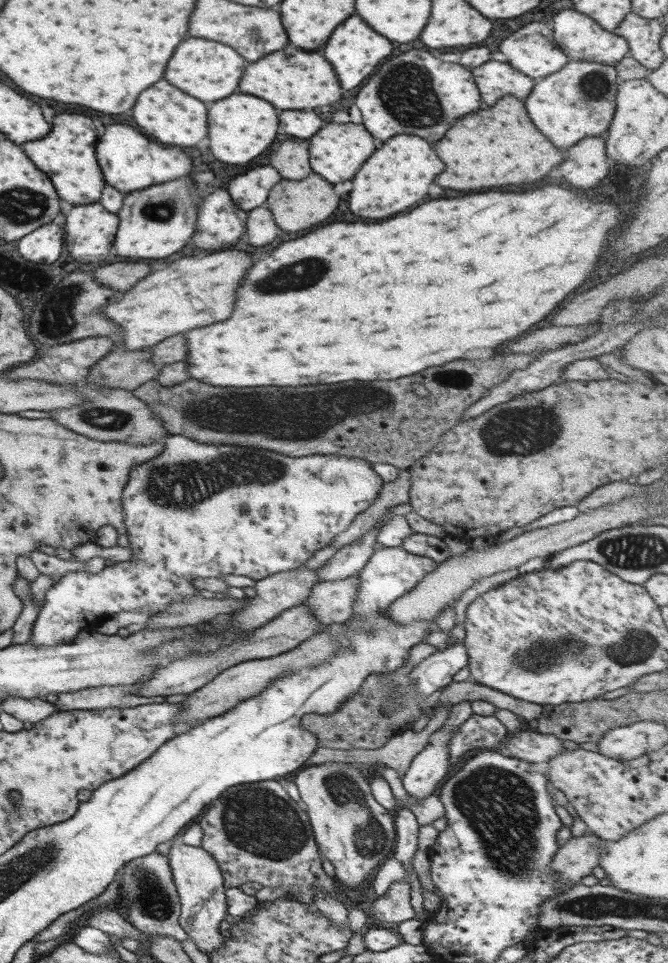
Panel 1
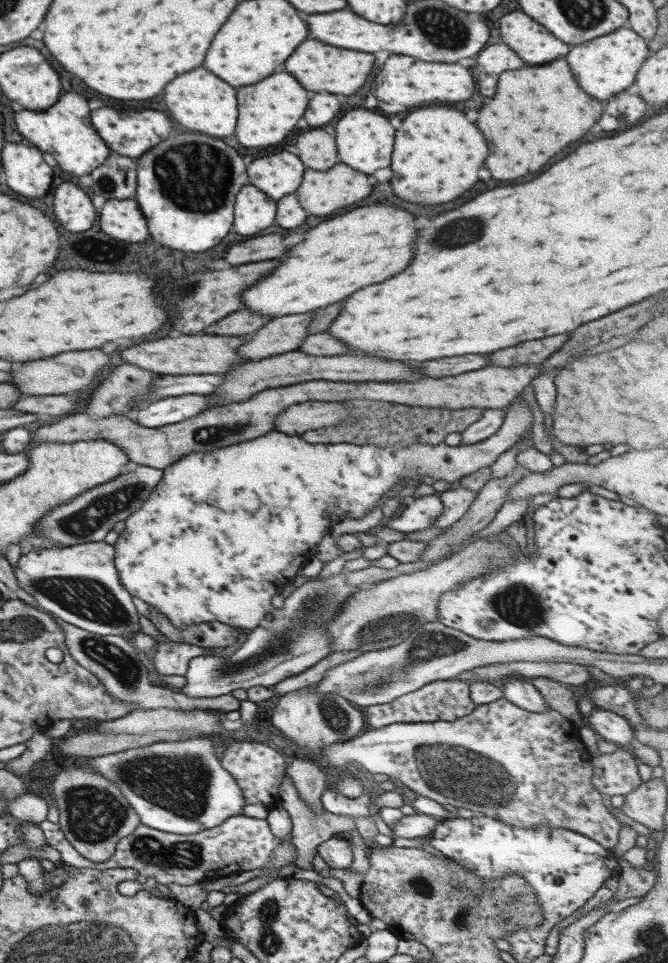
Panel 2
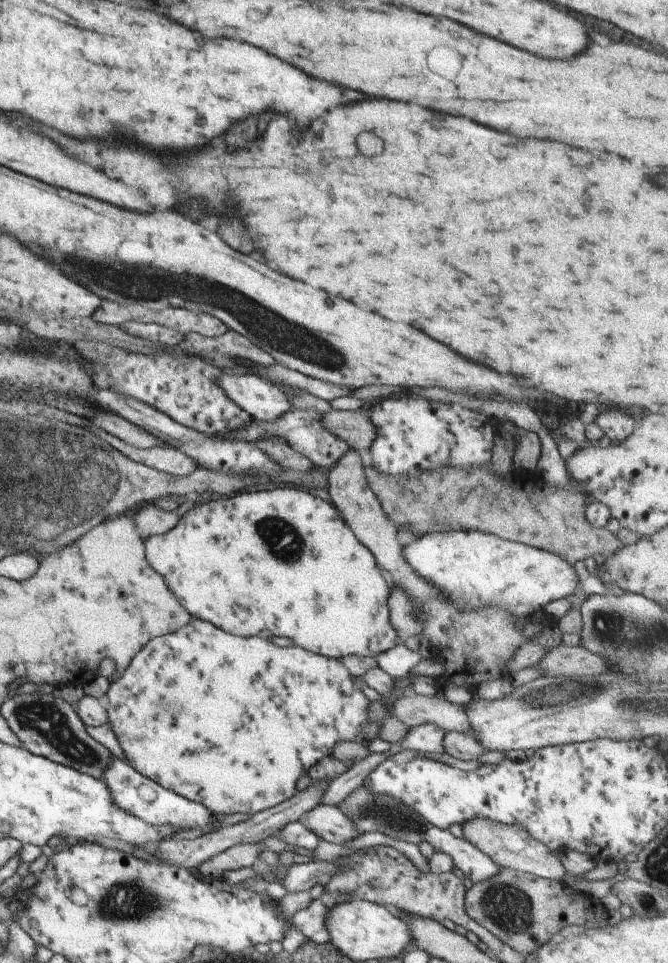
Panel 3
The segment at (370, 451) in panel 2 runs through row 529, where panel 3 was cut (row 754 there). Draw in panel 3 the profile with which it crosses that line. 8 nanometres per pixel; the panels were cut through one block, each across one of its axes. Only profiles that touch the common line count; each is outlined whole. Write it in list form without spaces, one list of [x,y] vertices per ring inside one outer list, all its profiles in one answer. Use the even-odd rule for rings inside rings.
[[[191,617],[186,626],[167,635],[150,639],[137,655],[133,656],[123,674],[110,683],[104,695],[107,697],[106,720],[123,751],[125,760],[140,776],[186,800],[203,805],[215,816],[236,819],[265,811],[292,798],[296,792],[297,780],[307,774],[309,768],[324,756],[329,755],[338,743],[353,742],[367,746],[369,742],[379,738],[380,724],[383,720],[376,721],[368,717],[370,702],[354,683],[354,678],[335,659],[312,654],[294,645],[279,647],[269,638],[239,638],[225,633],[209,622]]]

